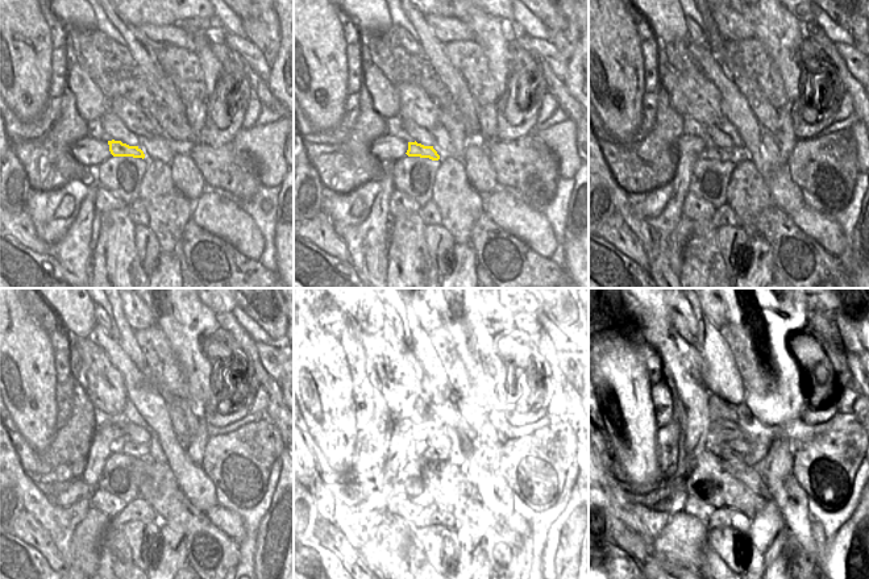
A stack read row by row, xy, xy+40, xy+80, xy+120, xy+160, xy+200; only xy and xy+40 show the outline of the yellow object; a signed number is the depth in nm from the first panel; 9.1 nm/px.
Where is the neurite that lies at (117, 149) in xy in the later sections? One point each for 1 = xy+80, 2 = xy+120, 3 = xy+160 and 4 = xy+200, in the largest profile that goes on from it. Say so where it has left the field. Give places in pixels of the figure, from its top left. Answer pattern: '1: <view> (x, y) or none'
1: xy+80 (724, 154)
2: xy+120 (131, 449)
3: xy+160 (436, 453)
4: xy+200 (727, 453)

